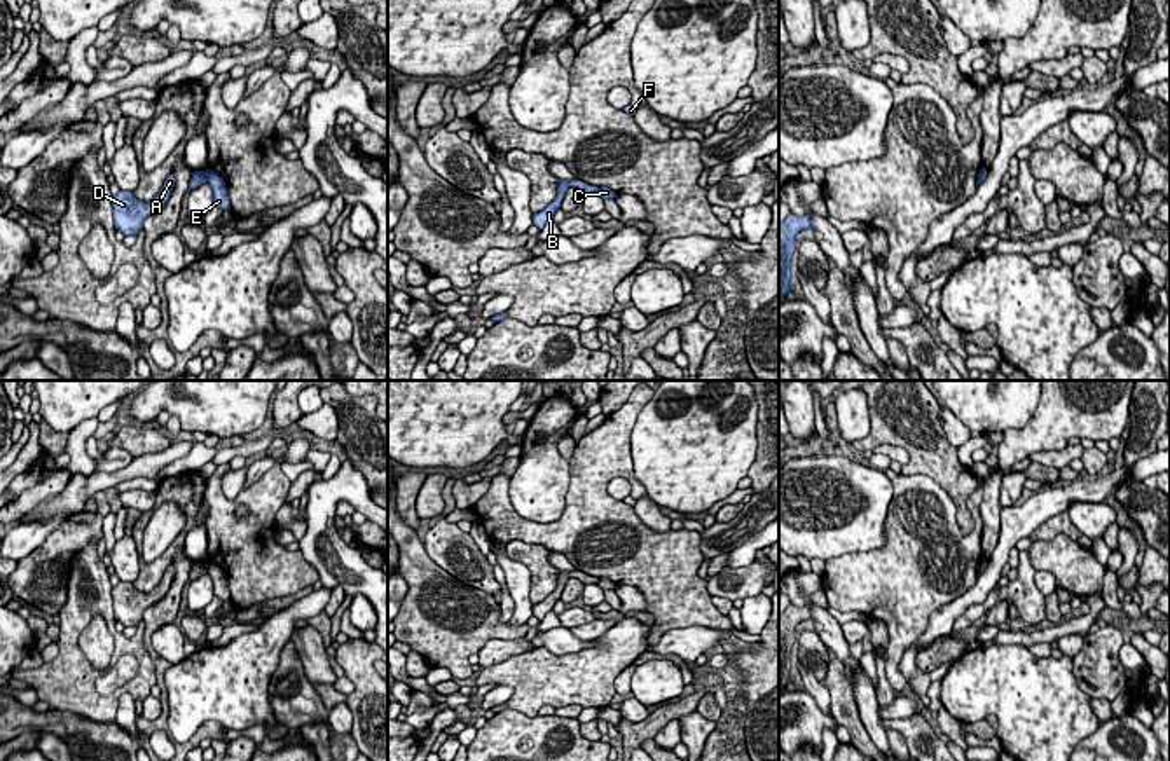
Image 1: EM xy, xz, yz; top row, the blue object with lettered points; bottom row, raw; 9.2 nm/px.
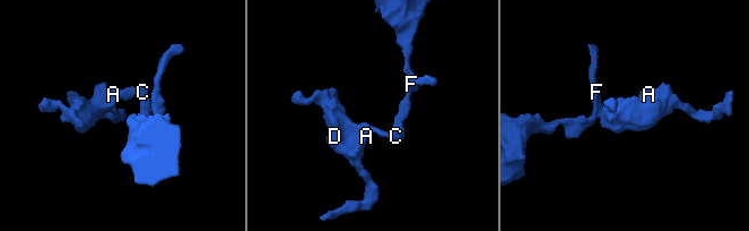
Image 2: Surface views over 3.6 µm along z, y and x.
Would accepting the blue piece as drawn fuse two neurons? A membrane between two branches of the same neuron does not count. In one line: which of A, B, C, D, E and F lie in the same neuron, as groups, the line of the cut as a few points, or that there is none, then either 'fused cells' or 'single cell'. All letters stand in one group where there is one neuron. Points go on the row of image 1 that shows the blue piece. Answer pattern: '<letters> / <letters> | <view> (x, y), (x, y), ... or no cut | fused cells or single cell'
A B D / C E F | xy (205, 171), (208, 180) | fused cells

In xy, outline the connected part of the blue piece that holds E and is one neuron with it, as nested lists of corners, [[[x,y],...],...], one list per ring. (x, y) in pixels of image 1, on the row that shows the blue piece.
[[[206,169],[206,178],[210,187],[213,189],[213,202],[215,206],[222,209],[231,209],[229,195],[227,195],[227,187],[222,176],[213,173],[211,169]]]

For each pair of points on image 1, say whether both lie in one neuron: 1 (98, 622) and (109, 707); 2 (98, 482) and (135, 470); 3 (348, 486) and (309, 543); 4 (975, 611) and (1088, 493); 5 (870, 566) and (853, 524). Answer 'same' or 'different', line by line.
1: different
2: same
3: same
4: different
5: different

